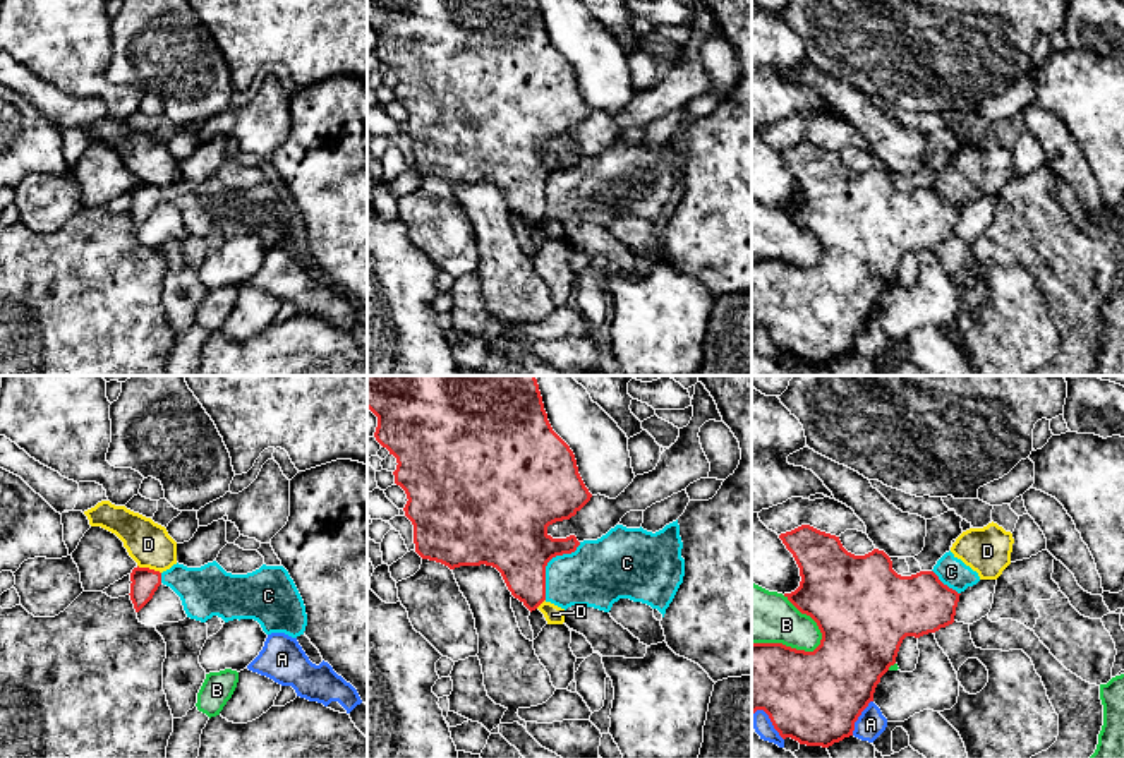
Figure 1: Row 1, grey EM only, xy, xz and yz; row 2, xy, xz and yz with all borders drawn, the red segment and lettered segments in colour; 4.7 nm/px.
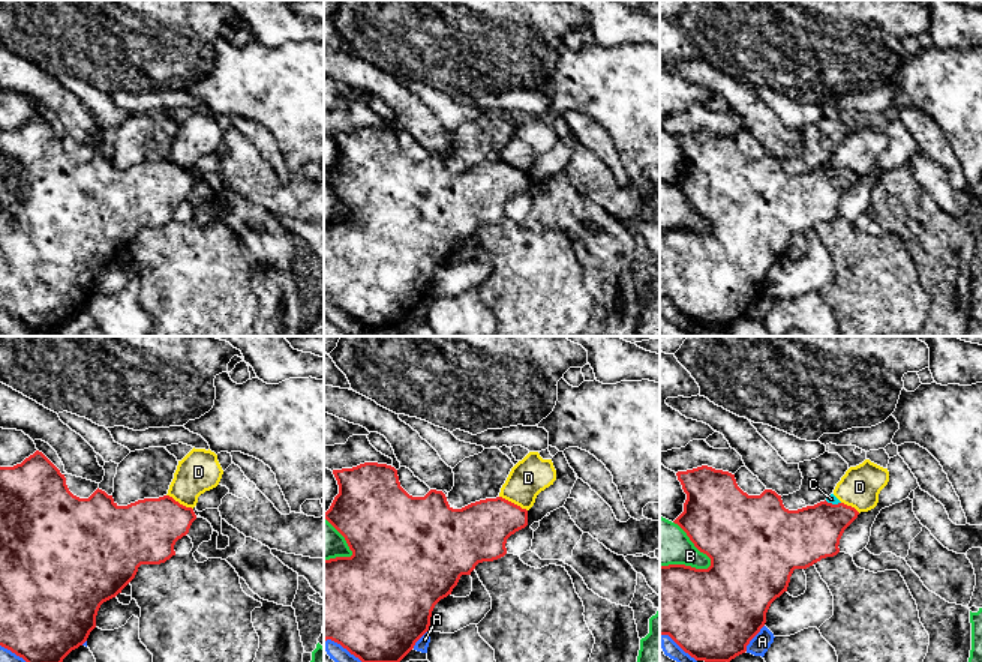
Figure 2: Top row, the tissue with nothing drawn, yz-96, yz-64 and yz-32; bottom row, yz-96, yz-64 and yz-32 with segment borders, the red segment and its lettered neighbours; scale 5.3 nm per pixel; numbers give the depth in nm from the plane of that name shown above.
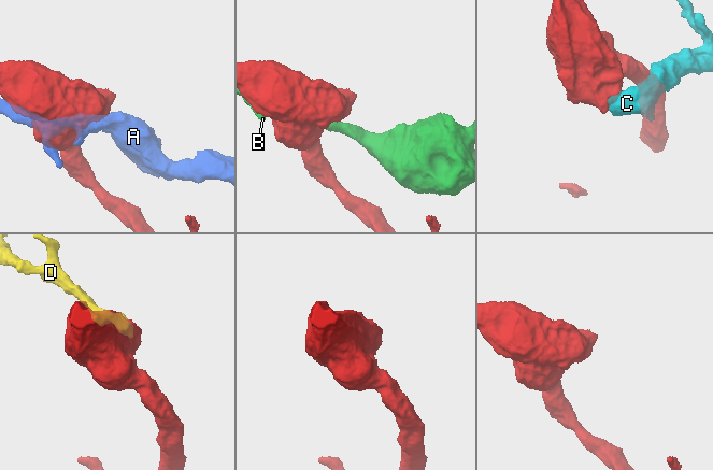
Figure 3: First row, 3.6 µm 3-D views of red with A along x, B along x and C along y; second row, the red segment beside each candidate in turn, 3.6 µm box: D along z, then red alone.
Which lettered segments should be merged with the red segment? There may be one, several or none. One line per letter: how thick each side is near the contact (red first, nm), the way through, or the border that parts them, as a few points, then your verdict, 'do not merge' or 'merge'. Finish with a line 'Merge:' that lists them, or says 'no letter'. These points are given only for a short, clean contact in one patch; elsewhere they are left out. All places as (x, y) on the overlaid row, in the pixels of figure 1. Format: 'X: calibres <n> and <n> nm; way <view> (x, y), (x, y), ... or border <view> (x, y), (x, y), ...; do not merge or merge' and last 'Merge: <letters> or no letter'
A: calibres 440 and 140 nm; do not merge
B: calibres 420 and 280 nm; do not merge
C: calibres 380 and 300 nm; do not merge
D: calibres 130 and 200 nm; border xy (138, 565), (160, 573); do not merge
Merge: no letter

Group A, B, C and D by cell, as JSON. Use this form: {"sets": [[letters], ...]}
{"sets": [["A"], ["B"], ["C", "D"]]}

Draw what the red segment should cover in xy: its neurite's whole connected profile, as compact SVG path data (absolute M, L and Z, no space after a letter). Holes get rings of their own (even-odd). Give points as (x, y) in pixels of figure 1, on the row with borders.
M134 568L130 573L130 600L139 612L161 585L161 573L149 568Z

